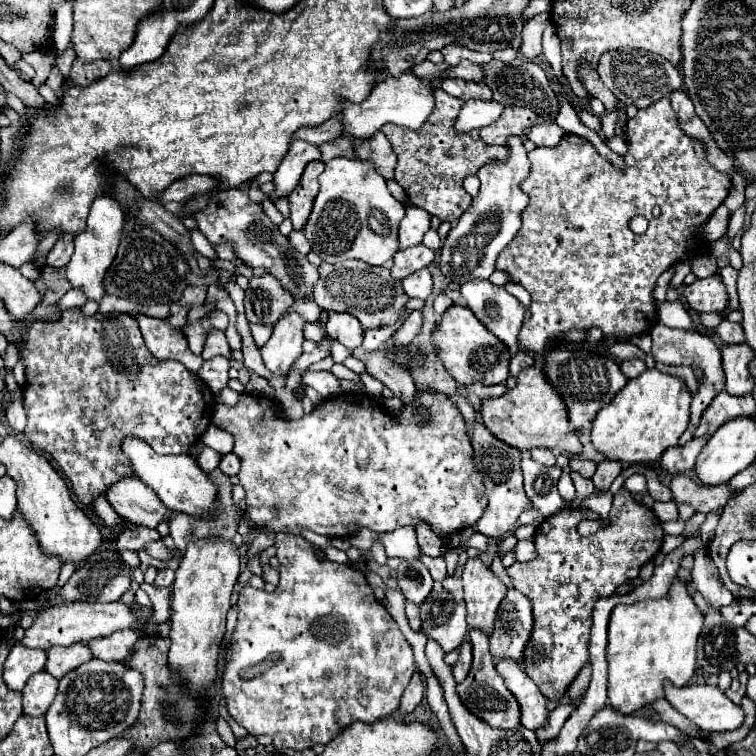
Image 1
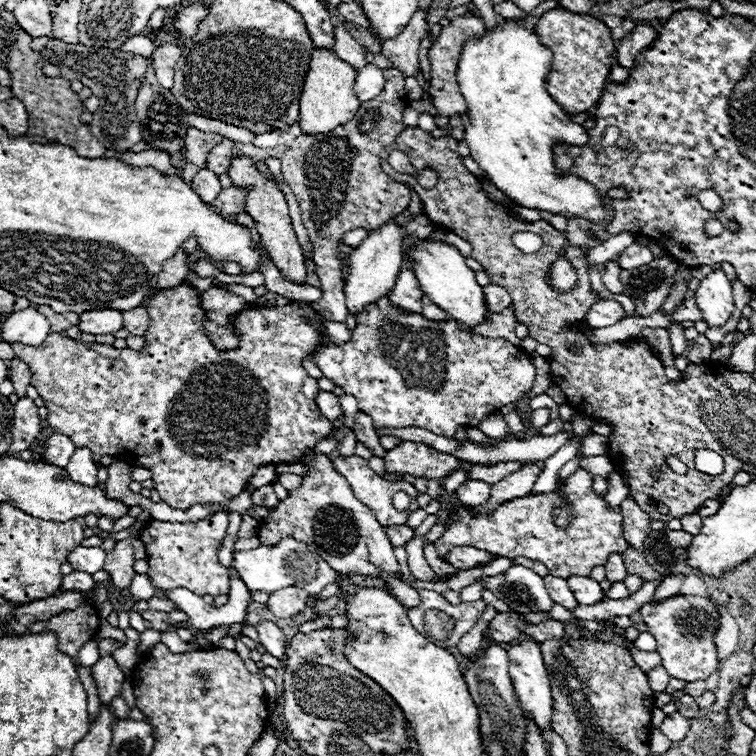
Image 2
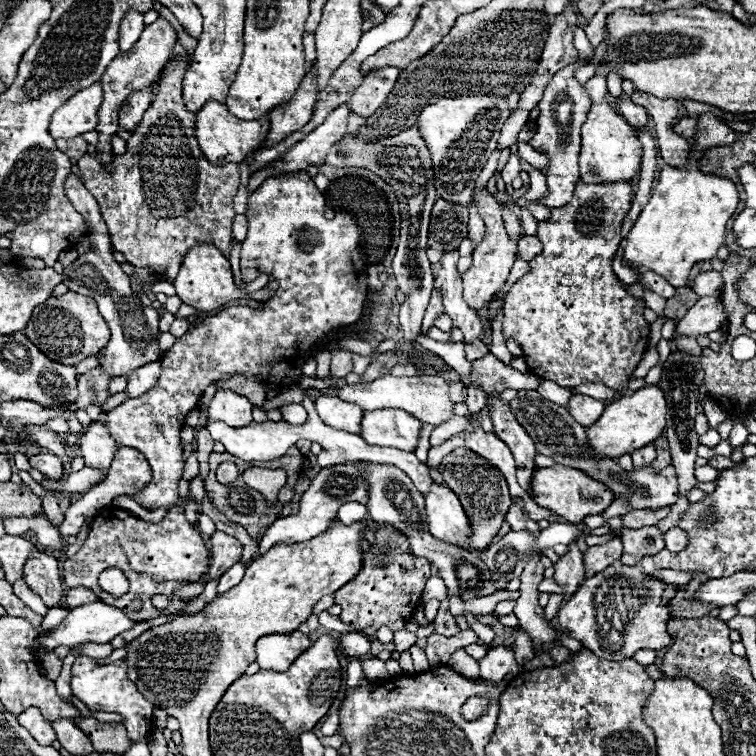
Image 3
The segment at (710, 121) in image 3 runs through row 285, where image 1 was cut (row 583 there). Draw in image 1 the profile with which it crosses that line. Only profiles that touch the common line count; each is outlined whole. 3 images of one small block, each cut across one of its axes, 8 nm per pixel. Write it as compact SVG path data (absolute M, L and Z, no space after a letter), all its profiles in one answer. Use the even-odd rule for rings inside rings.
M678 576L672 580L672 586L664 598L656 600L638 600L634 604L618 604L610 614L608 624L608 698L614 710L622 714L632 714L634 710L654 702L664 696L662 684L670 680L674 686L686 686L696 672L696 644L704 624L704 616L694 604L686 582Z

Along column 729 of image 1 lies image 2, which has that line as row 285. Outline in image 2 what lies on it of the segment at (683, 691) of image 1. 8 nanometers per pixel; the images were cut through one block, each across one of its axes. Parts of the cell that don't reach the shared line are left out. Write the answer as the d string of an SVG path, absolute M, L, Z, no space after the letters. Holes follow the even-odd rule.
M720 268L712 270L706 278L700 280L694 298L708 326L722 326L734 312L732 286Z

